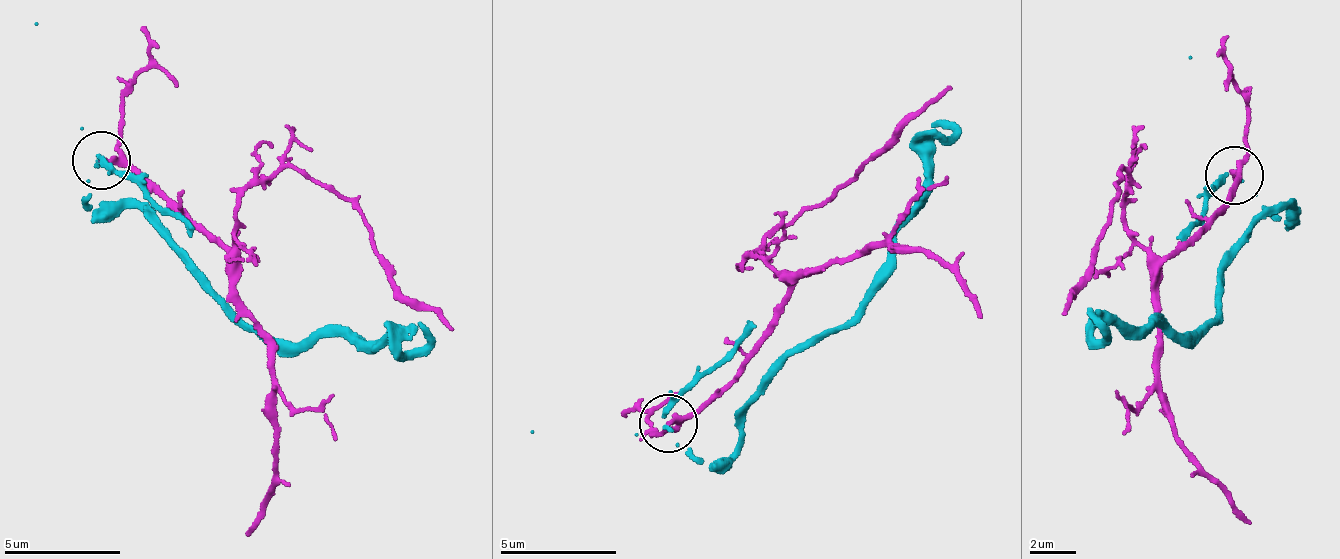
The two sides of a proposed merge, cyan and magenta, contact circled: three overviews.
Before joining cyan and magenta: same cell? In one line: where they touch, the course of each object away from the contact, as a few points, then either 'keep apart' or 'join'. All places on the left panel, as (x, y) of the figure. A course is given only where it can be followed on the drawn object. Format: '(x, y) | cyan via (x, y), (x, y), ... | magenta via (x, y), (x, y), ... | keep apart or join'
(101, 160) | cyan via (97, 159), (91, 207), (144, 205), (179, 260), (252, 326), (296, 345), (344, 334), (431, 350) | magenta via (101, 158), (118, 159), (167, 191), (233, 250), (236, 197), (294, 168), (360, 213), (395, 287), (454, 330) | keep apart

